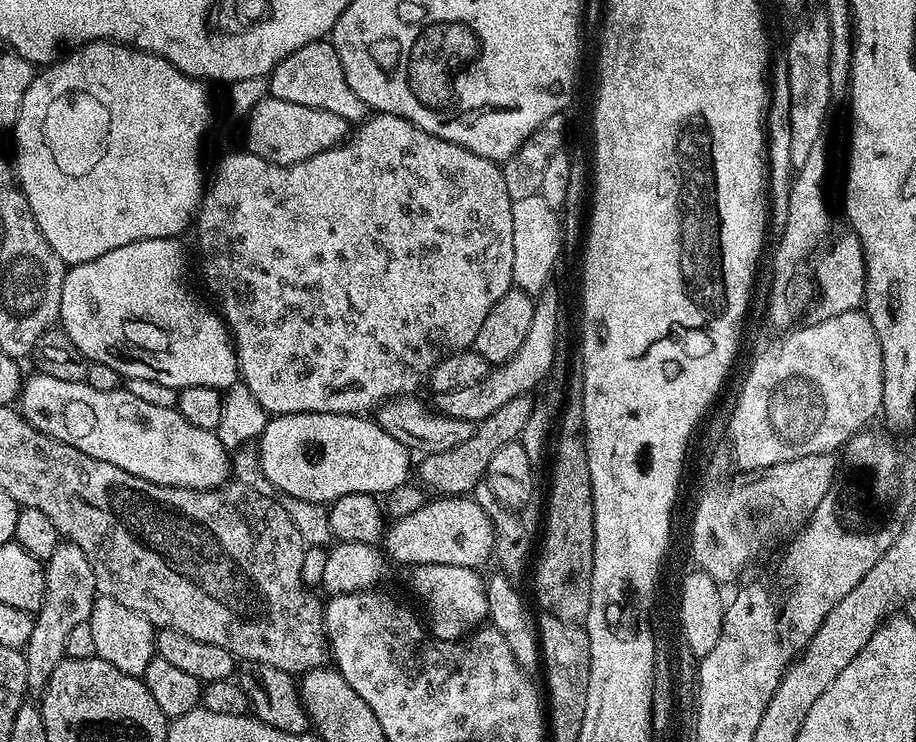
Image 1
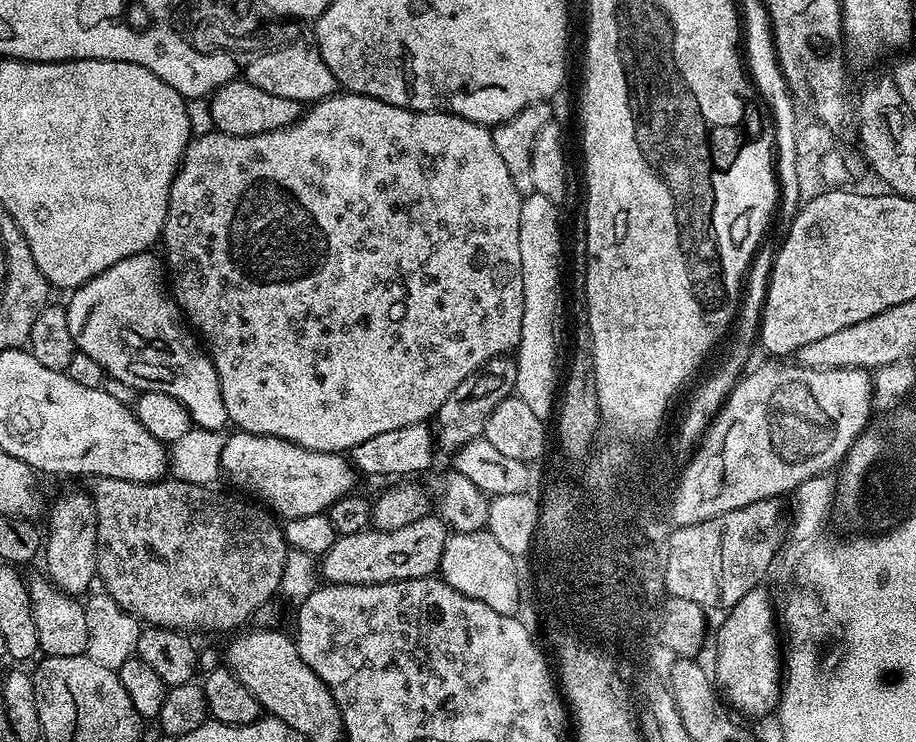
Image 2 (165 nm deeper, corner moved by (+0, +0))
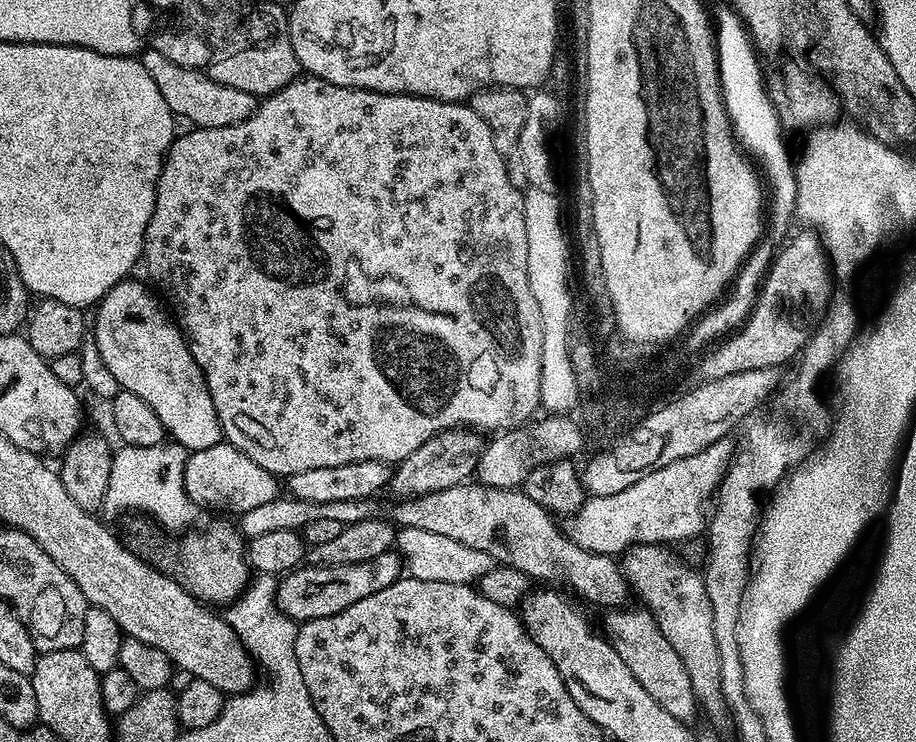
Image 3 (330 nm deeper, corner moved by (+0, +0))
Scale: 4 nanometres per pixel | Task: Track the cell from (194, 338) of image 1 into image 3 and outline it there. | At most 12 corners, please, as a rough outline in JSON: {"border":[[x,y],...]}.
{"border":[[135,278],[94,339],[121,389],[189,453],[222,440],[175,319]]}

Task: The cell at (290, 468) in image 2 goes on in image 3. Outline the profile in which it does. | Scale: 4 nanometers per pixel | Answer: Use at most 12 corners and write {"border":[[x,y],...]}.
{"border":[[227,442],[191,453],[188,497],[201,509],[254,510],[281,481]]}

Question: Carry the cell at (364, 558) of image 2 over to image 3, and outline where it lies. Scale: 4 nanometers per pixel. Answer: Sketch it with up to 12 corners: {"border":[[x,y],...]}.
{"border":[[395,551],[301,566],[276,585],[297,622],[326,618],[402,576]]}

